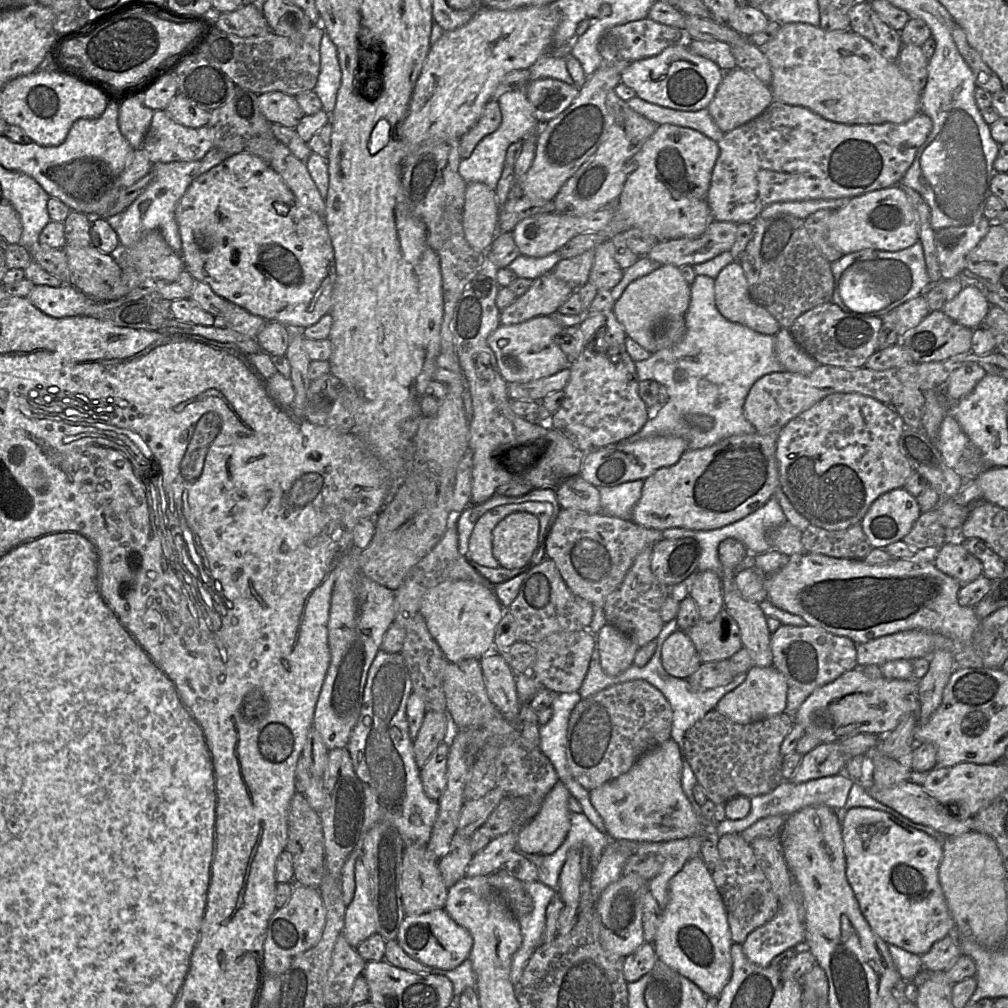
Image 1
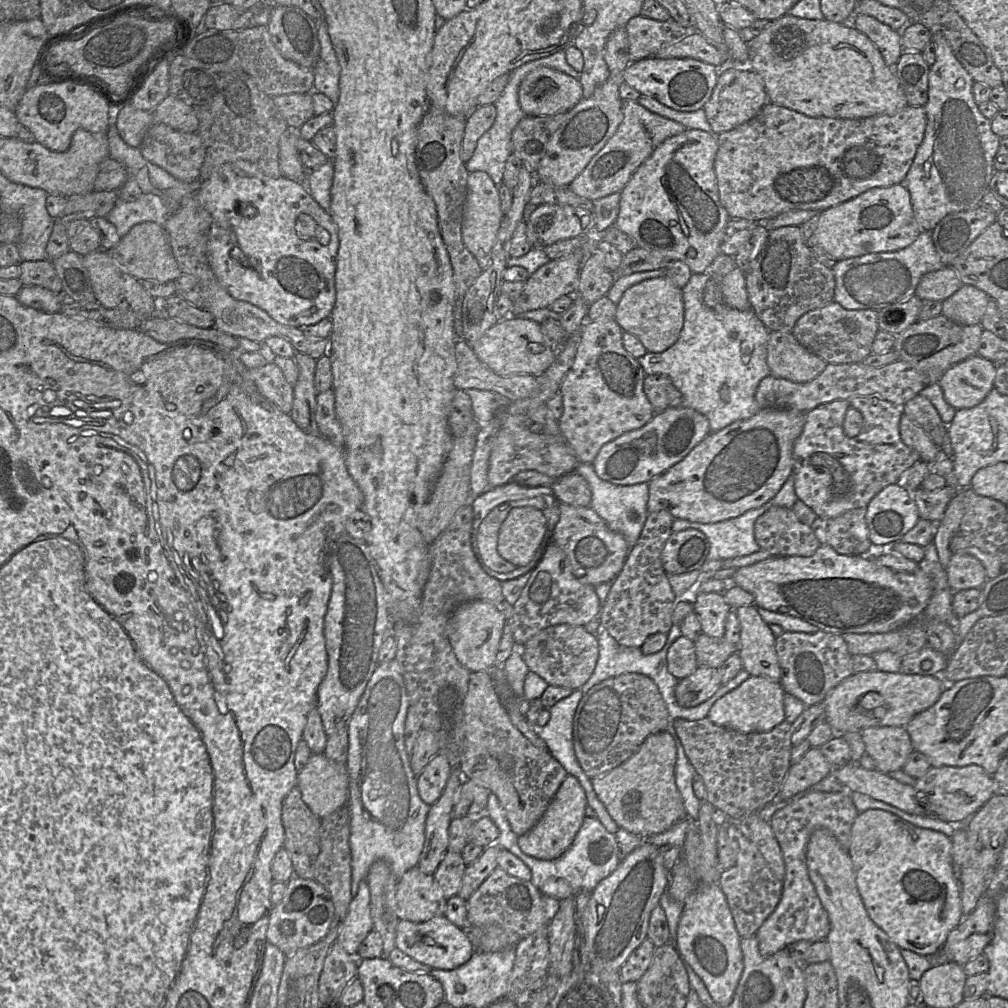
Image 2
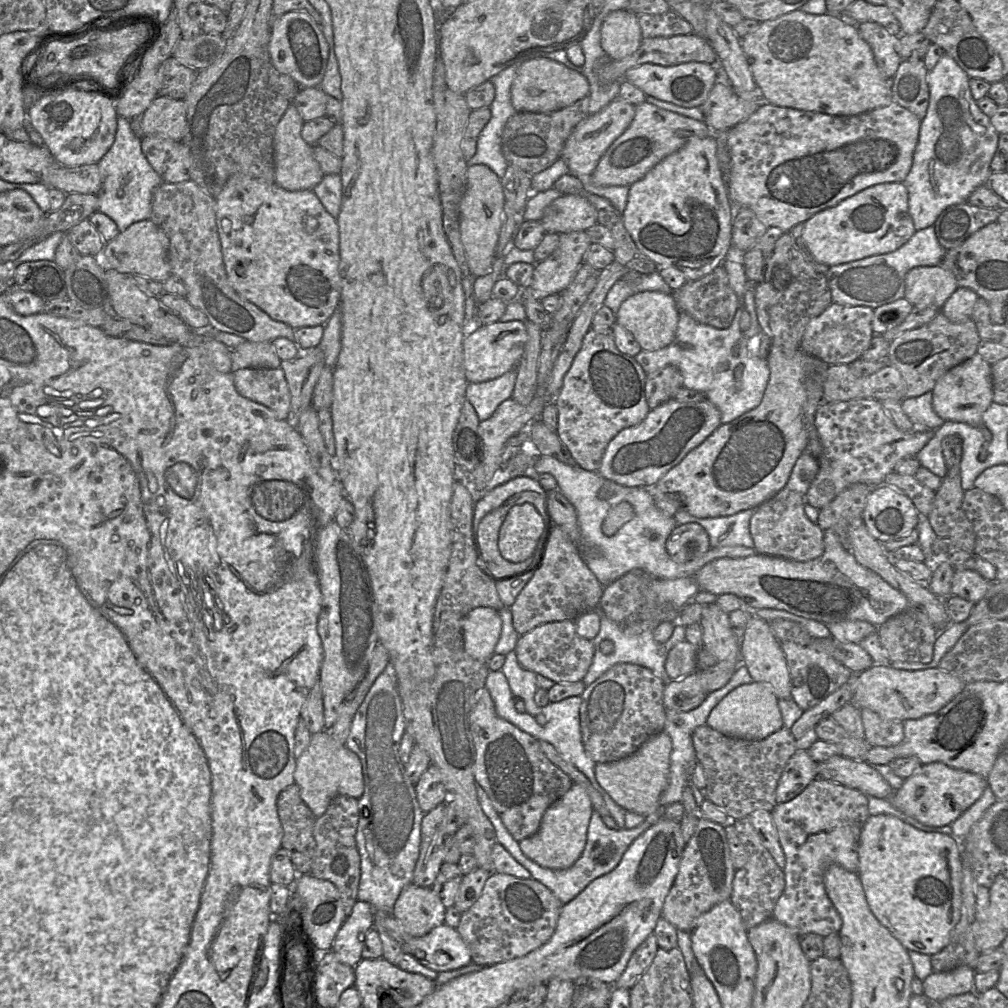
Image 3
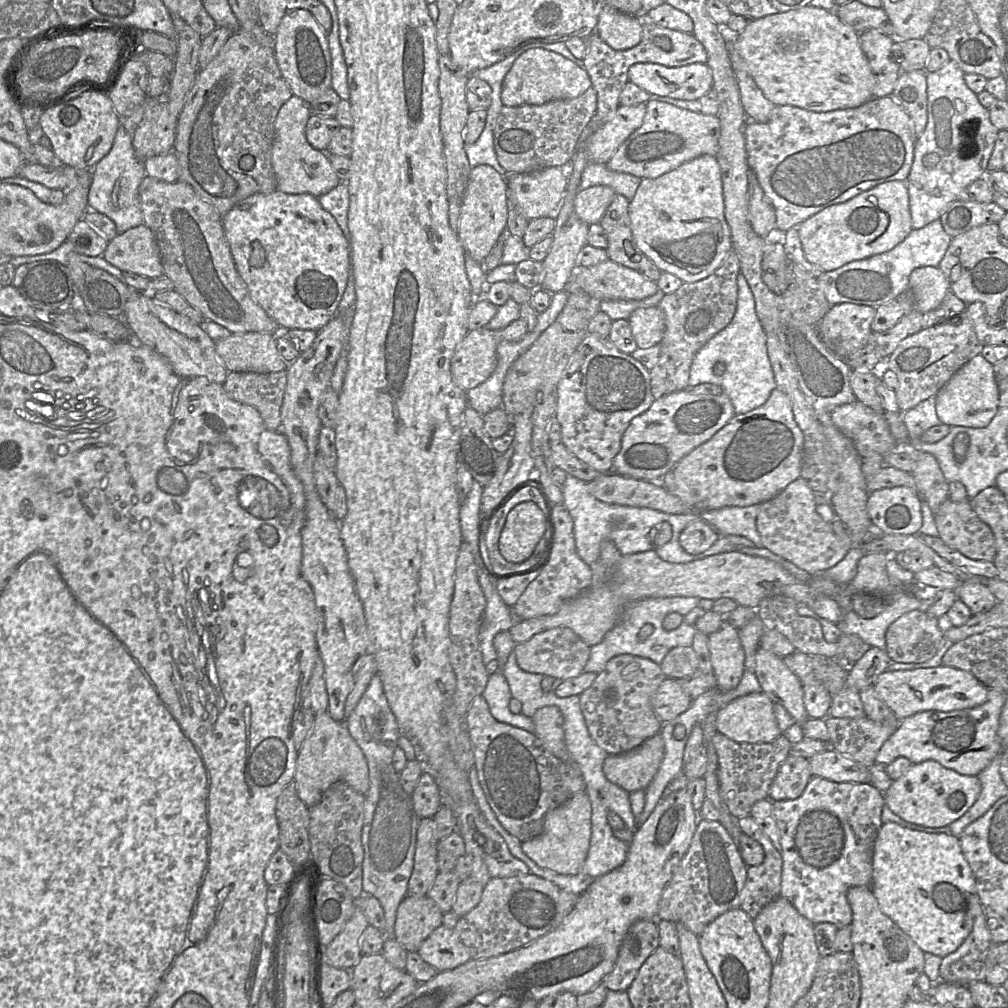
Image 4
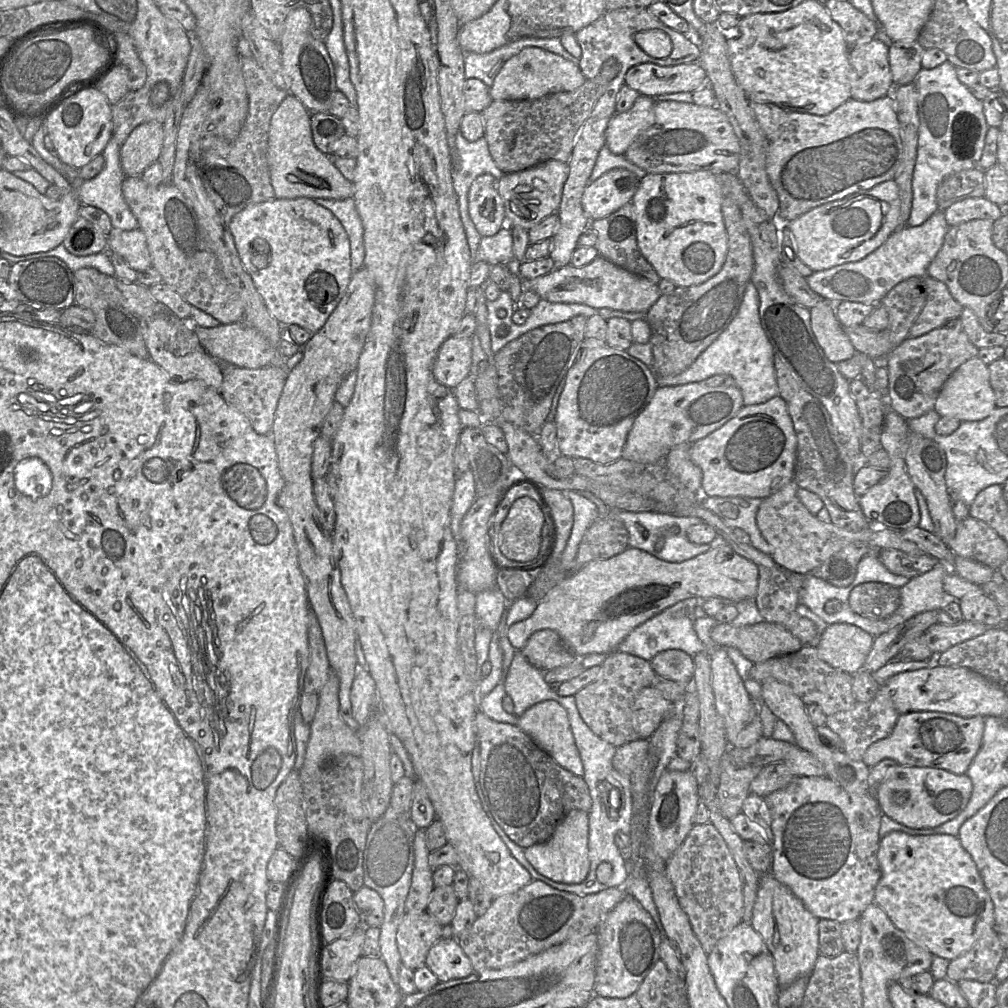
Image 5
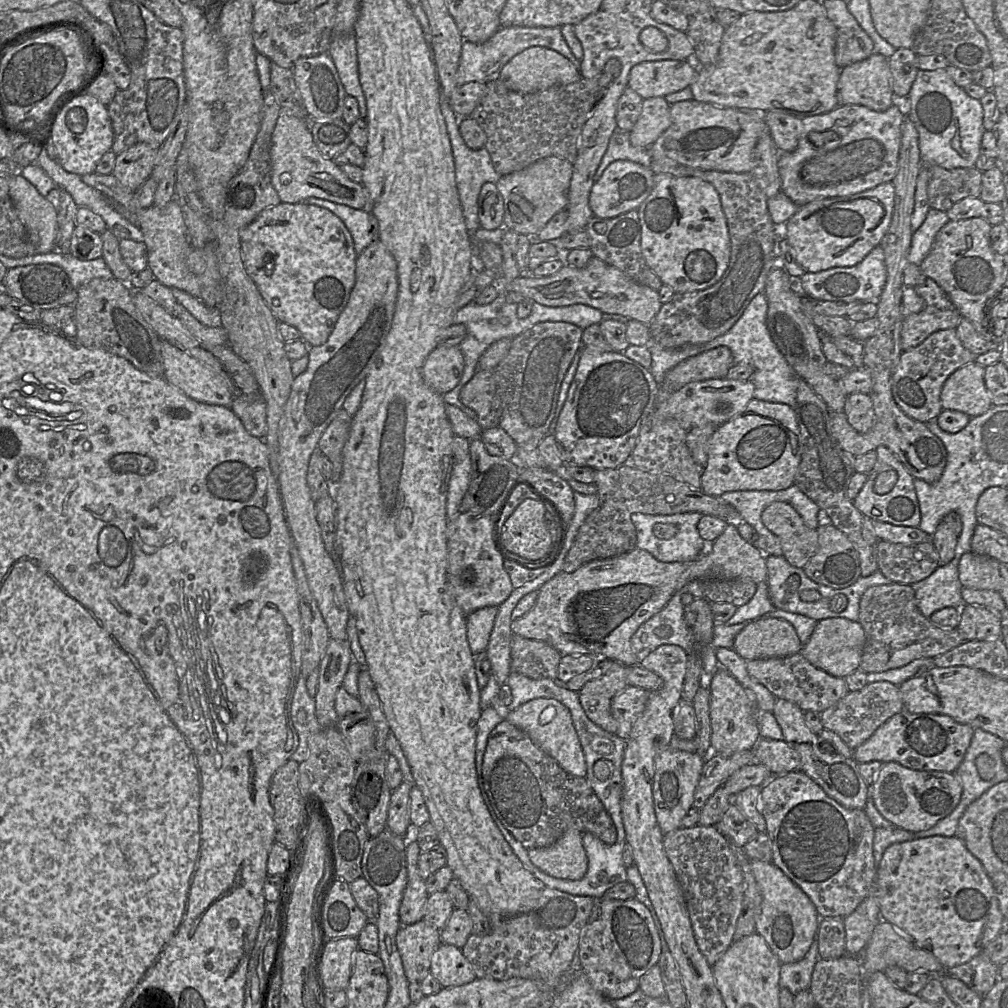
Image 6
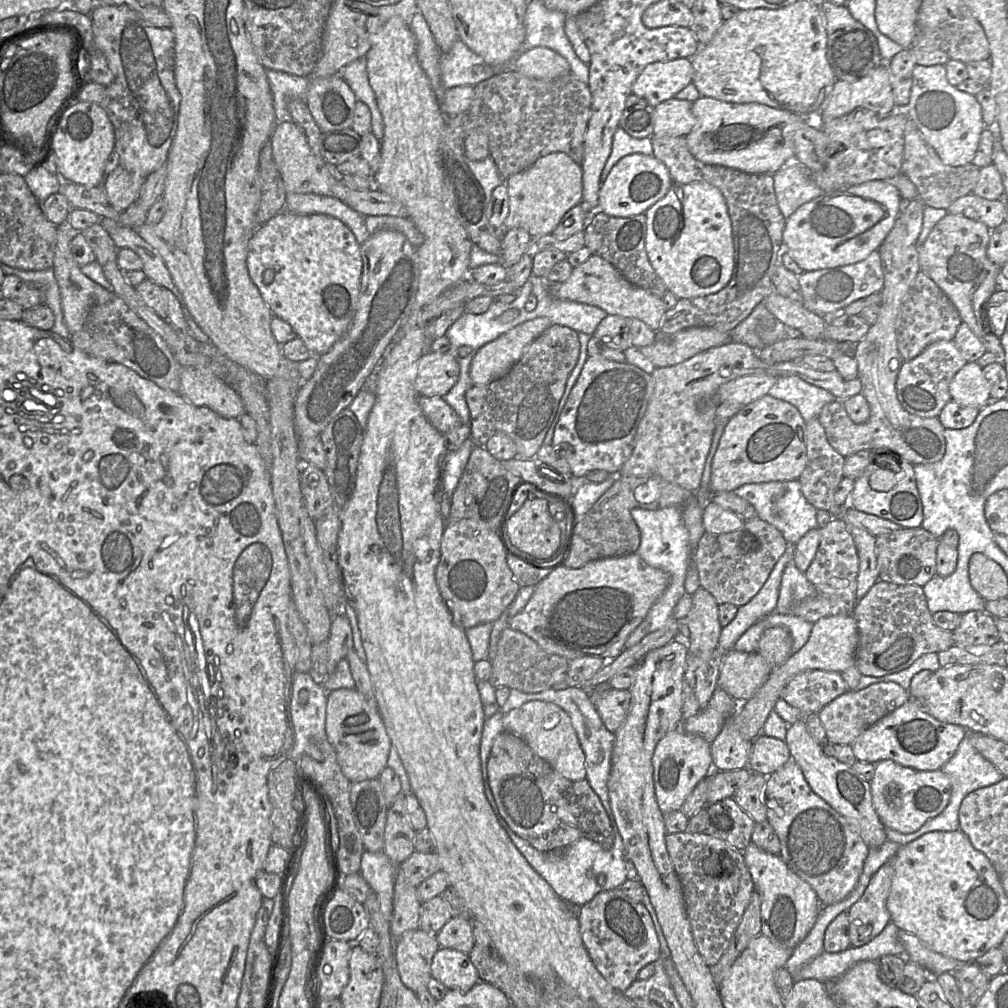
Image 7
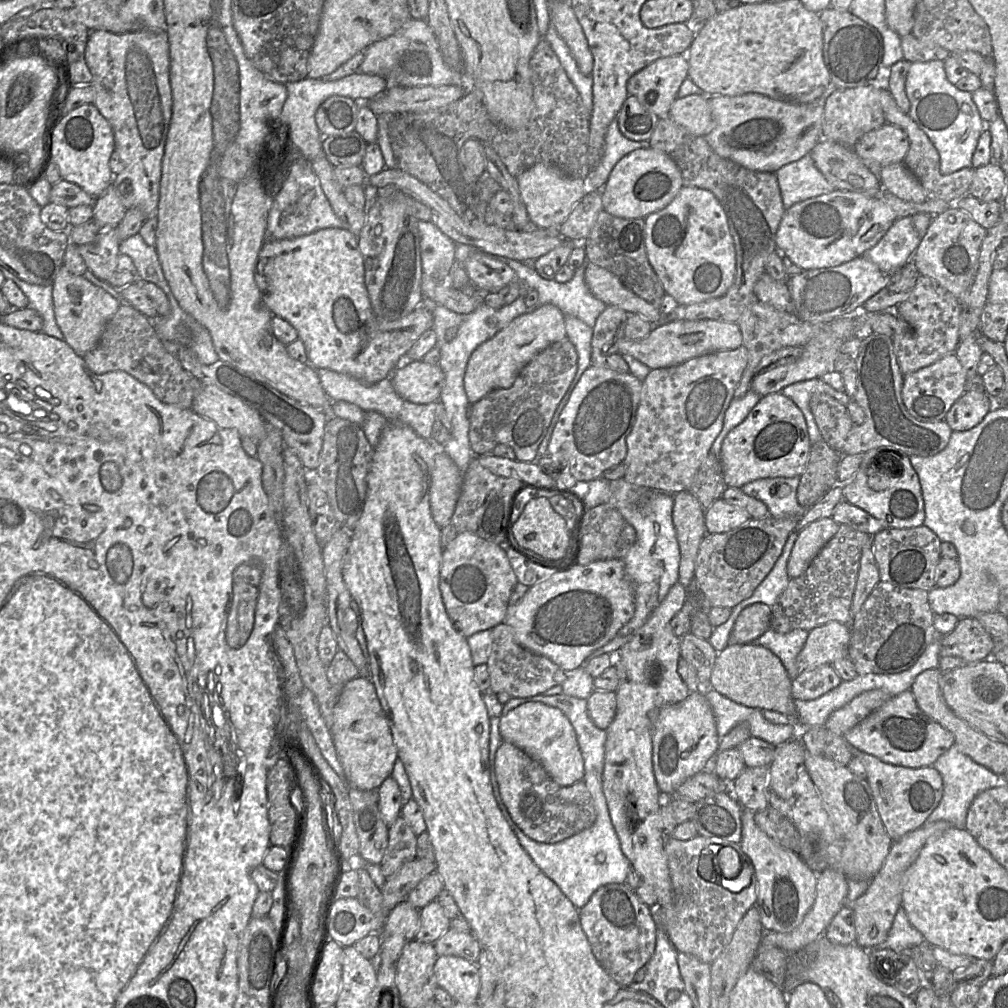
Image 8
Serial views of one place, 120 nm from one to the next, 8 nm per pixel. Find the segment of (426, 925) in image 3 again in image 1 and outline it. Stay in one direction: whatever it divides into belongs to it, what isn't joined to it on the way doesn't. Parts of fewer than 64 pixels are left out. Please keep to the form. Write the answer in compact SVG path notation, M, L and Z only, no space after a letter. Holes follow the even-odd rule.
M406 845L400 880L406 915L444 909L448 888L440 873L438 861L426 845Z

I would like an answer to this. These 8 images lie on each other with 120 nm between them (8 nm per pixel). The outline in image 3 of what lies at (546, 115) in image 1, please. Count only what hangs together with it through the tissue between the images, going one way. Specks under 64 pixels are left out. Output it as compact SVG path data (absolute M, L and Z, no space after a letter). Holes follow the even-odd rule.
M535 56L519 64L510 94L516 112L548 113L570 106L587 96L589 82L582 73L544 56Z

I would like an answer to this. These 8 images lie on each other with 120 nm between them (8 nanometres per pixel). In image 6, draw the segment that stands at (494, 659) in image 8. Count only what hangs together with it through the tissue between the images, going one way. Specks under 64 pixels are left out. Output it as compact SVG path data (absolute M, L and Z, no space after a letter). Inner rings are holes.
M512 633L511 672L531 679L555 679L562 656L559 651L545 642Z

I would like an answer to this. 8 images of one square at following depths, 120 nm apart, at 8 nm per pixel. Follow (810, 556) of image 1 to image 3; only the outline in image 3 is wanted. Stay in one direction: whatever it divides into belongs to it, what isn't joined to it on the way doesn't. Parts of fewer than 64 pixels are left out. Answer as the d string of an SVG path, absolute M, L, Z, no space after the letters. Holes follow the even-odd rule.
M826 530L824 531L824 552L823 554L812 561L808 562L798 562L793 560L788 560L780 557L773 557L767 555L760 555L755 554L750 557L745 558L719 558L715 559L706 565L704 565L695 575L694 580L697 582L700 590L710 592L716 596L720 596L722 594L734 594L739 598L743 599L747 609L751 611L756 611L760 609L776 609L776 610L783 610L797 616L811 619L825 625L829 625L832 623L838 623L843 621L866 621L876 627L881 626L884 622L886 622L889 618L900 614L906 611L909 608L908 600L906 596L901 593L899 590L893 588L889 585L881 576L877 573L873 572L872 570L862 566L858 563L855 556L852 552L847 551L841 544L838 539L838 536L835 534L833 530Z

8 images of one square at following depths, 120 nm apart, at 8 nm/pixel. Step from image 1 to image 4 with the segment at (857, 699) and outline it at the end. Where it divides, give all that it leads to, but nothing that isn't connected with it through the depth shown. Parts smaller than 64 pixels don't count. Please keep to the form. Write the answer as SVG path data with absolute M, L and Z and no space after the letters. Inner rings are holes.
M942 665L913 670L886 670L872 686L899 720L923 711L949 712L973 708L986 701L989 691L971 673Z

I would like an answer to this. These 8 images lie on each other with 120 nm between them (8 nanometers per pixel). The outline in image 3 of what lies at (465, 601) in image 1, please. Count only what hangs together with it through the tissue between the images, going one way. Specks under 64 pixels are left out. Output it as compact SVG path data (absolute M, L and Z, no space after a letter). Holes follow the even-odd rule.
M477 607L463 619L464 649L472 658L488 662L499 640L502 621L499 612L491 607Z

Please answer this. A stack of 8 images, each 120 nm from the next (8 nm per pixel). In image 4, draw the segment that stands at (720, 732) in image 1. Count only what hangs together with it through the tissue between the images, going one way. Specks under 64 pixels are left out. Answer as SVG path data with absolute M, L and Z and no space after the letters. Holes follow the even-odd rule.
M715 733L712 743L718 757L718 780L721 799L735 818L750 816L753 805L768 799L768 791L780 765L790 755L792 743L782 733L769 743L739 743Z

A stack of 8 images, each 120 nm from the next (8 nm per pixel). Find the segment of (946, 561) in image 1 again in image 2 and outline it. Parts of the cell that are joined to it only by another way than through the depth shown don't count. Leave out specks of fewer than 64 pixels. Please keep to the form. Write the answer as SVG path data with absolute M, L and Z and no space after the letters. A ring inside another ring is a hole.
M953 553L945 571L953 592L980 589L988 580L982 563L974 556L965 553Z

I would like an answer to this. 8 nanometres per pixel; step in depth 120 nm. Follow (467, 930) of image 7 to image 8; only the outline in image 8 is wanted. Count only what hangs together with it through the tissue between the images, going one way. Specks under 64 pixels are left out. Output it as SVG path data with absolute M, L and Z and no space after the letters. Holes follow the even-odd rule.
M450 927L434 943L438 956L452 955L477 963L481 946L472 932L460 932Z

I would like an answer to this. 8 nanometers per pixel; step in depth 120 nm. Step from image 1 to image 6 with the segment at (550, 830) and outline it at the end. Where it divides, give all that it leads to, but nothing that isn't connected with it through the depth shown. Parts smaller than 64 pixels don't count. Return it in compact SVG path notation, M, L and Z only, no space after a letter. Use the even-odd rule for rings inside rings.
M571 829L550 846L528 849L529 858L537 868L549 876L580 880L588 868L582 836L582 832Z

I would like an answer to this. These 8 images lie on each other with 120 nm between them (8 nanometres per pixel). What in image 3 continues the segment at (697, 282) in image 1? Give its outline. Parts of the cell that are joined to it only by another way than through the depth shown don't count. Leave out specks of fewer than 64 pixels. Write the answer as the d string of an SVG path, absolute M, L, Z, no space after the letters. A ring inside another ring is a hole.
M730 253L722 263L738 298L738 308L728 328L718 329L700 324L689 315L680 313L675 338L671 344L657 351L641 350L634 357L646 374L668 365L677 367L683 378L682 387L702 392L705 400L718 409L721 424L729 423L756 408L762 401L770 377L767 353L771 342L758 322L755 288L753 282L748 282L746 278L740 255L734 256ZM744 310L751 319L750 327L746 331L740 329L740 318ZM724 362L729 362L728 369L718 371L719 365Z

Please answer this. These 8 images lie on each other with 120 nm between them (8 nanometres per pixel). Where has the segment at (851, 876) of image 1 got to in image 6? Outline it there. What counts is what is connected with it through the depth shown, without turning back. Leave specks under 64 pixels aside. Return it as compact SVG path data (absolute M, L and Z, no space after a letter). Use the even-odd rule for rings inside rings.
M926 836L909 841L891 844L883 853L882 859L877 867L875 879L875 893L878 899L880 917L890 923L896 930L908 937L917 947L931 952L944 969L949 969L970 961L981 953L984 948L994 940L1005 928L1007 921L1001 914L998 900L992 882L983 868L981 862L974 857L965 847L962 840L955 836Z

